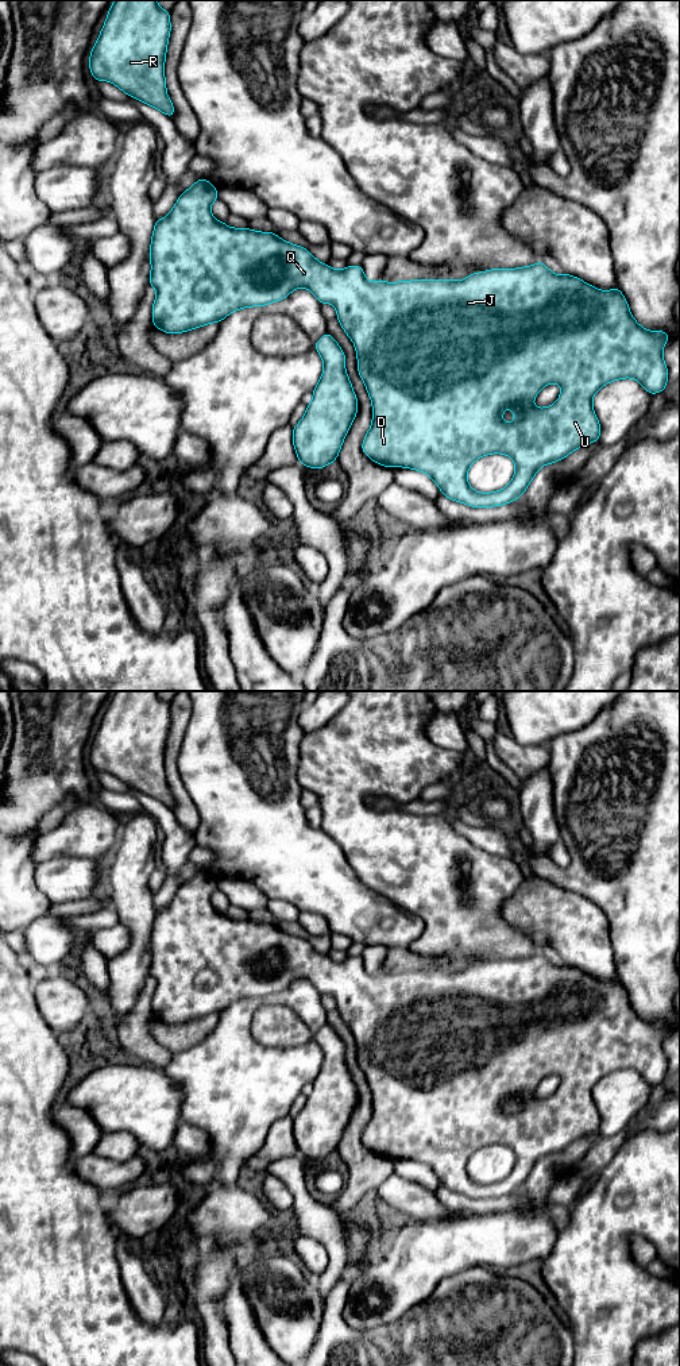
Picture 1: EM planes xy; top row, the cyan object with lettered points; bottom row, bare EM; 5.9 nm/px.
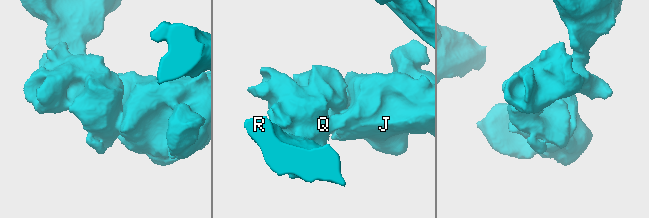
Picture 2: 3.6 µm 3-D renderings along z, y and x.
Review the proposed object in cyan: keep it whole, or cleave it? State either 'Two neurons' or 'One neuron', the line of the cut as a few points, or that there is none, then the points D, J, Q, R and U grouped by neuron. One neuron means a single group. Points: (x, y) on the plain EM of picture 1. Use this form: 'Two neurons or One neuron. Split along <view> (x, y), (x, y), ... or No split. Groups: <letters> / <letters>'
One neuron. No split. Groups: D J Q R U

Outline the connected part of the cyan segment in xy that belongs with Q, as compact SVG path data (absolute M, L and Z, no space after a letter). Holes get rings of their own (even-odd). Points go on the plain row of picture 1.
M197 871L192 879L179 887L174 899L165 910L157 910L150 938L150 977L154 977L157 981L157 988L152 995L154 1018L166 1024L188 1023L209 1014L220 1014L229 1004L242 999L263 998L281 992L297 979L309 980L321 995L329 993L336 999L336 1010L355 1035L358 1062L372 1093L372 1115L362 1135L366 1147L389 1159L406 1158L428 1165L440 1178L443 1186L449 1191L474 1199L491 1199L514 1193L525 1184L530 1172L542 1157L559 1153L572 1142L599 1131L600 1115L592 1099L592 1088L600 1078L622 1069L637 1070L650 1085L657 1085L667 1078L668 1060L662 1050L662 1041L669 1027L662 1022L652 1023L642 1019L631 1008L629 995L618 977L614 981L598 981L573 966L557 966L552 964L541 952L533 957L519 960L492 960L474 964L460 972L414 971L383 973L378 971L375 973L368 973L362 957L348 957L344 961L333 961L328 956L318 953L306 939L285 933L277 925L258 923L247 918L229 919L225 914L216 911L210 904L210 896L215 892L217 892L217 880L208 871ZM549 1074L560 1076L561 1084L559 1091L548 1099L536 1099L533 1091L538 1083ZM506 1099L513 1100L514 1114L502 1112L502 1104ZM490 1145L510 1147L515 1154L515 1164L511 1173L505 1180L494 1184L478 1184L470 1178L467 1164L475 1151Z

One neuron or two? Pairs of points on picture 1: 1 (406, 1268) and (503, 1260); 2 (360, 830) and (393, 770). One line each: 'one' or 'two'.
1: one
2: one

